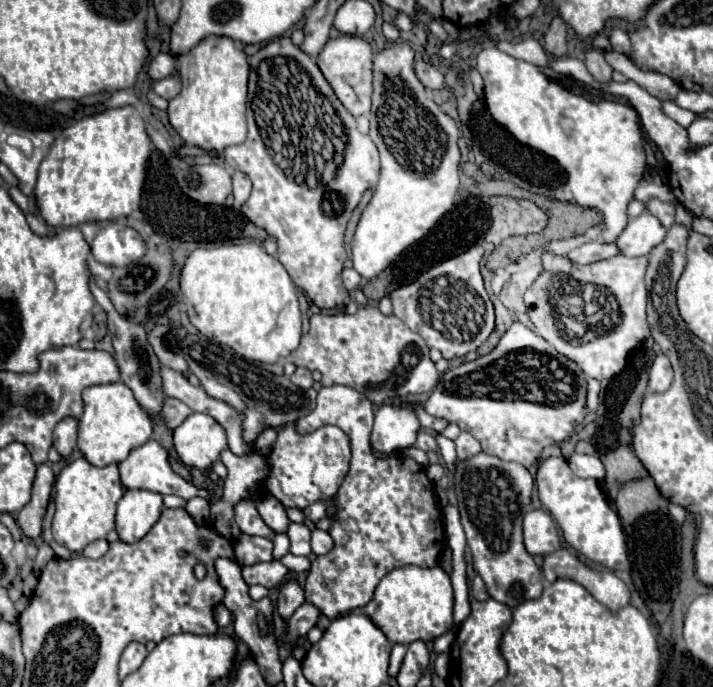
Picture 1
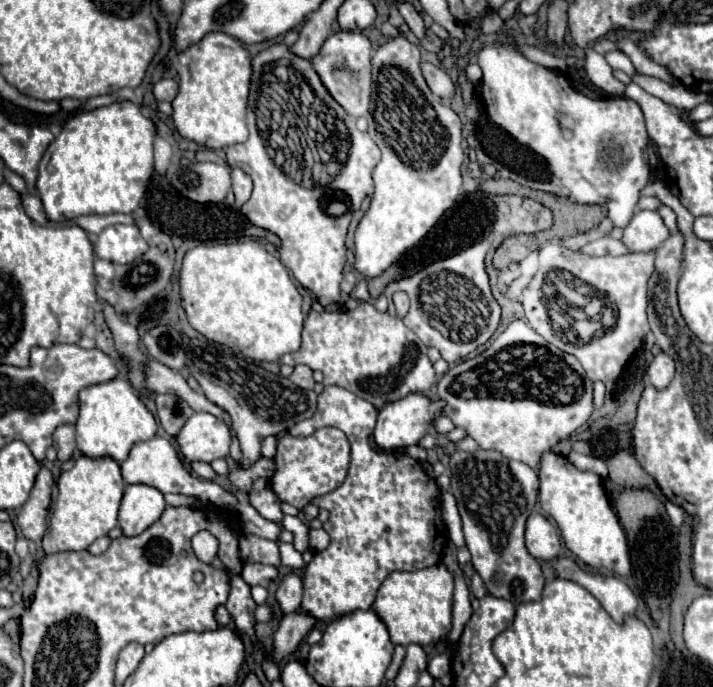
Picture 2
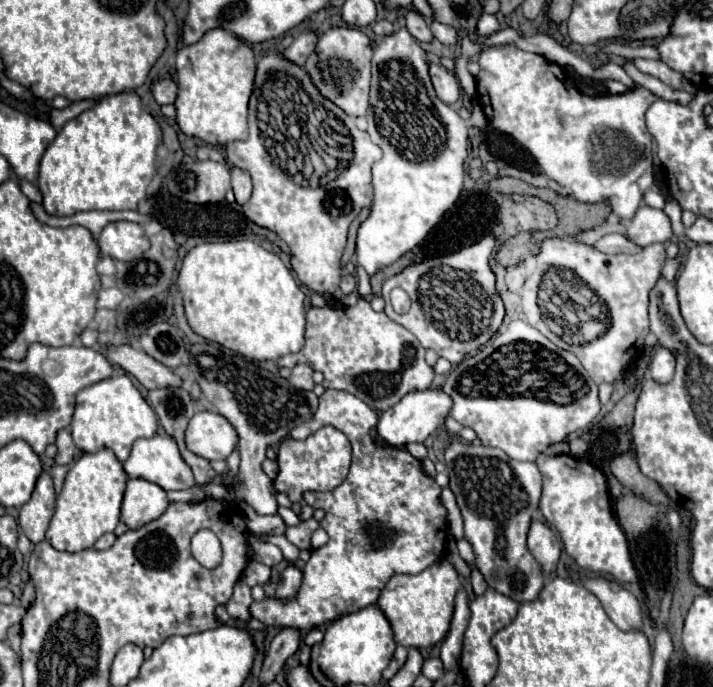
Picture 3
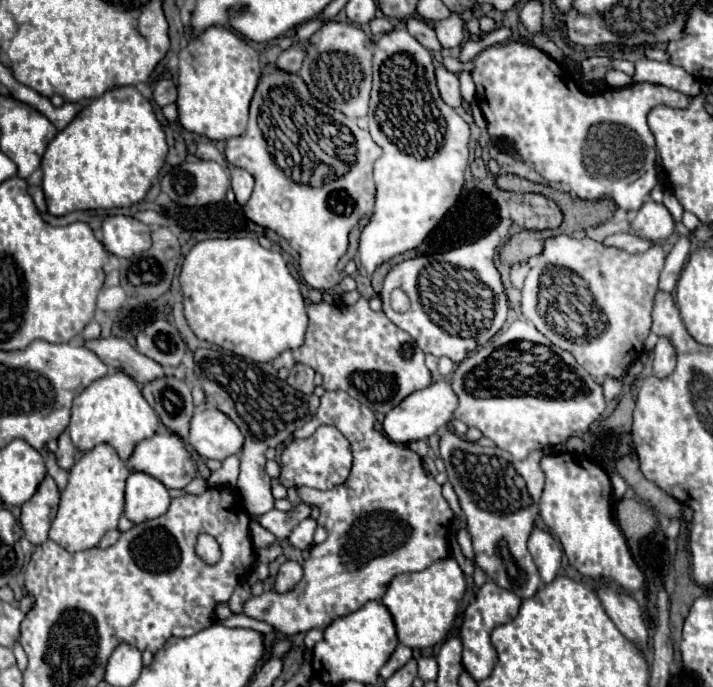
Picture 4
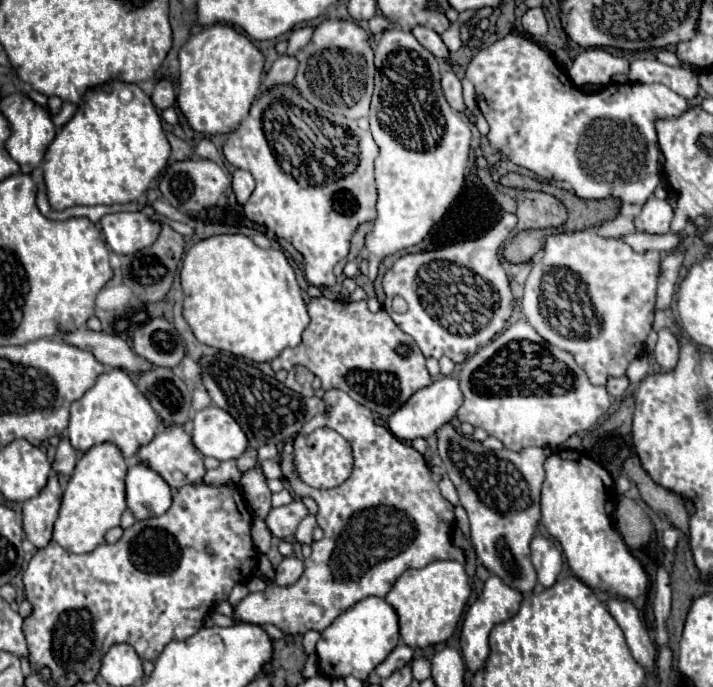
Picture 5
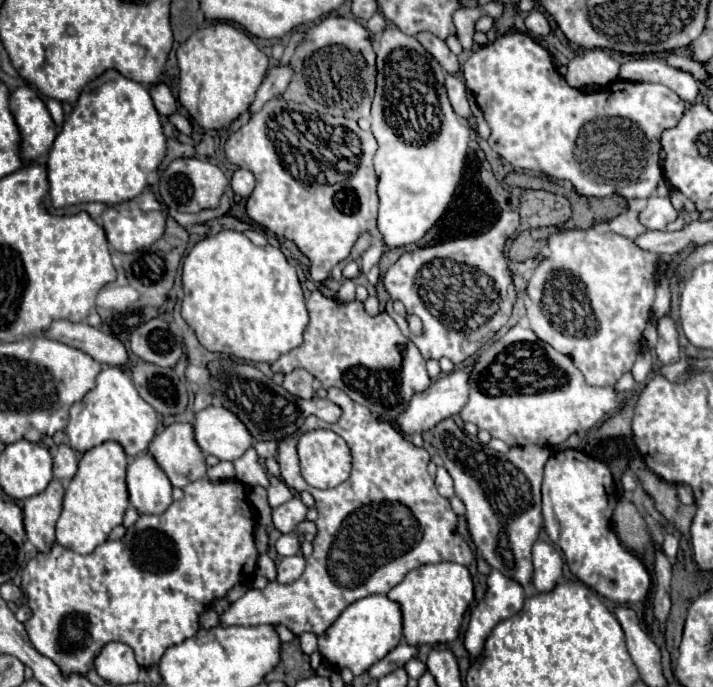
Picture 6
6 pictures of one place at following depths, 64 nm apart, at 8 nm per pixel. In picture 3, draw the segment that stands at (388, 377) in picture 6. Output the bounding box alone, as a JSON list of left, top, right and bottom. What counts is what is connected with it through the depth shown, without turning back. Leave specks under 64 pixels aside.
[276,298,434,410]

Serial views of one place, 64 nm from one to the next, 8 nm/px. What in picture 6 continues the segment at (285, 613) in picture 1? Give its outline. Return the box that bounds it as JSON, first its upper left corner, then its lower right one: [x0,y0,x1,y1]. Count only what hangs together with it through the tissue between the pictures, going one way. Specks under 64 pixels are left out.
[278,554,304,584]

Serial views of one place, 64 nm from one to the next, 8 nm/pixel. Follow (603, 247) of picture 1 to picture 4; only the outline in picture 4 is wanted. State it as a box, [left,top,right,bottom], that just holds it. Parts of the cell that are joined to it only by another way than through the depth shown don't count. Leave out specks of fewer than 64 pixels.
[602,232,652,254]

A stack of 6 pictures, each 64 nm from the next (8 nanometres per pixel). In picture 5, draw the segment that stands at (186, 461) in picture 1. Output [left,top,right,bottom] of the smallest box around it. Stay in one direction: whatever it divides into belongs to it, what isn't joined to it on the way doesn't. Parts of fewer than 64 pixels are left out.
[192,406,248,460]

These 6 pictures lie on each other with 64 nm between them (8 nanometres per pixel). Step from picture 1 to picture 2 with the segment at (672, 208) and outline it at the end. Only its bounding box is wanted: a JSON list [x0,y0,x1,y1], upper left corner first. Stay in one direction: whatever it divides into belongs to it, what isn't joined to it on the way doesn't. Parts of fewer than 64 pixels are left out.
[656,206,678,232]

